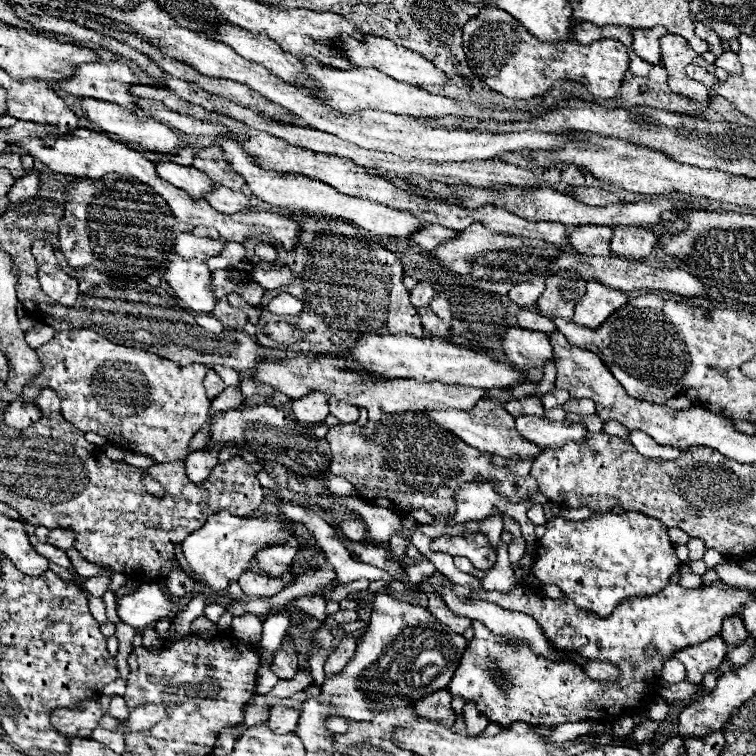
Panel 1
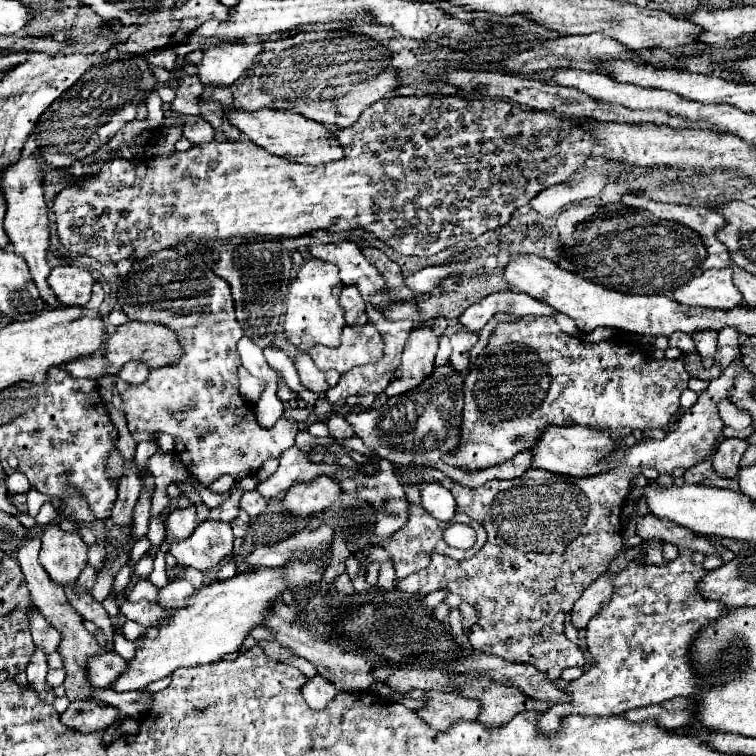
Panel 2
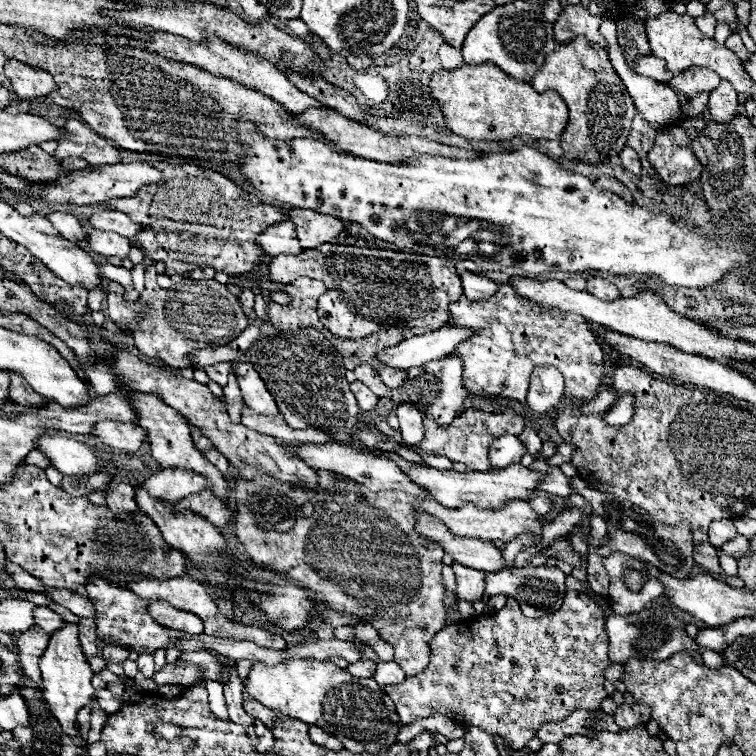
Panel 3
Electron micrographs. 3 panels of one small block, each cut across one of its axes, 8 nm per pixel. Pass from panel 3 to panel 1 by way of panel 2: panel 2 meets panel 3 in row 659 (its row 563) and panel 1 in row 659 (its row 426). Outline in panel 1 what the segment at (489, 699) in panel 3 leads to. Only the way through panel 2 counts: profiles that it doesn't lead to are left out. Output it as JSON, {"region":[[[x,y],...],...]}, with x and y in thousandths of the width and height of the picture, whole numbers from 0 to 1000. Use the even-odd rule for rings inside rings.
{"region":[[[939,844],[934,849],[926,849],[923,854],[913,854],[913,860],[897,860],[892,865],[894,873],[899,873],[907,884],[907,899],[915,905],[926,905],[931,892],[950,884],[958,873],[960,852],[955,844]]]}

